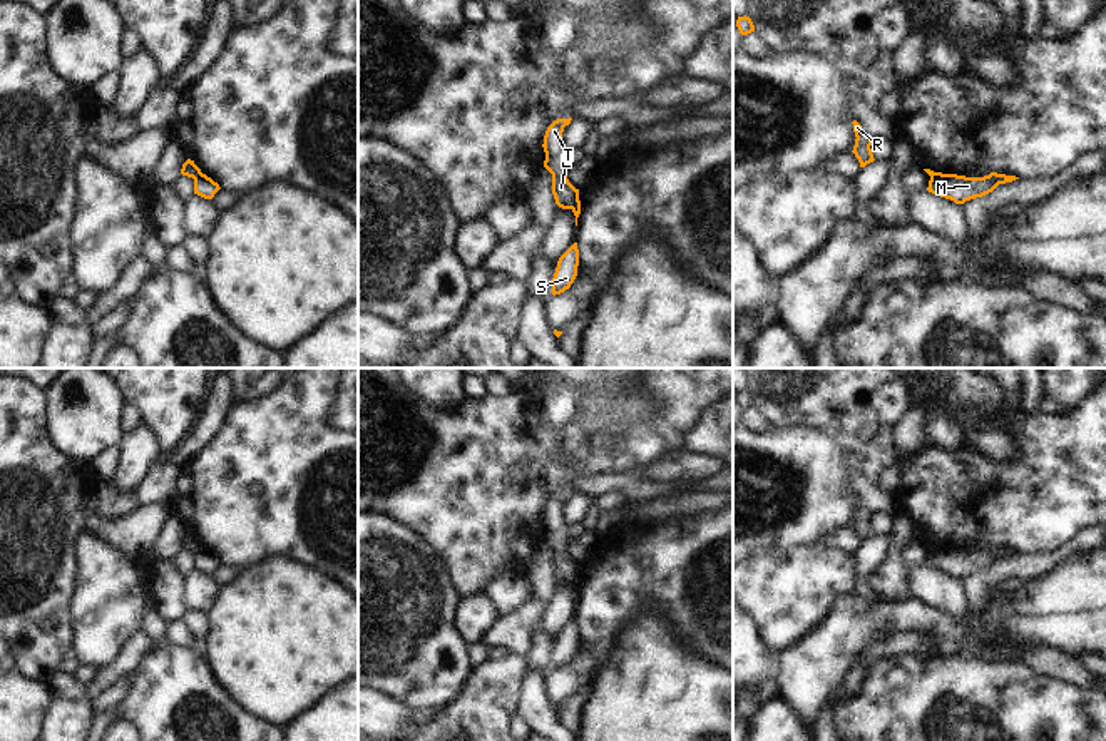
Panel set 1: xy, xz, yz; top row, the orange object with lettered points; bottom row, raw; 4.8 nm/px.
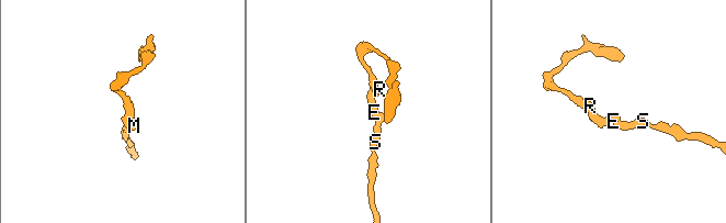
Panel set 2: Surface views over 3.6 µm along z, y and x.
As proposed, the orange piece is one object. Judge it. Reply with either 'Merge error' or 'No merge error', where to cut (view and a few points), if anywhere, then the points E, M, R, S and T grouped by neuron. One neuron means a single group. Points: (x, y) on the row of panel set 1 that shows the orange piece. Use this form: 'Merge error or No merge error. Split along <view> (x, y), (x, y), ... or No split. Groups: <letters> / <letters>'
Merge error. Split along xy (201, 173), (194, 179). Groups: E R T / M S.

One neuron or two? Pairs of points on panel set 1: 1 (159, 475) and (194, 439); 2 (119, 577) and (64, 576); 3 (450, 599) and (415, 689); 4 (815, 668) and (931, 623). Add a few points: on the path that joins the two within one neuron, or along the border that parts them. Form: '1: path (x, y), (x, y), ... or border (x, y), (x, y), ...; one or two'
1: border (171, 460), (183, 467); two
2: border (81, 537), (79, 586), (74, 614); two
3: path (429, 621), (415, 634), (415, 668); one
4: path (844, 639), (860, 623), (902, 619); one

